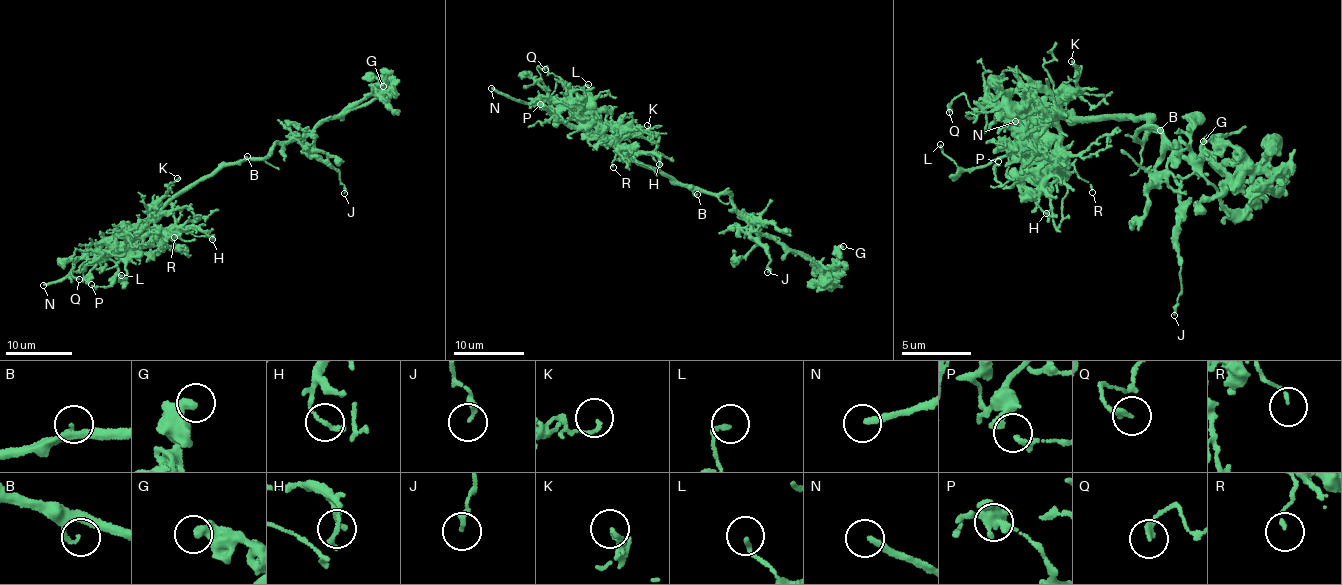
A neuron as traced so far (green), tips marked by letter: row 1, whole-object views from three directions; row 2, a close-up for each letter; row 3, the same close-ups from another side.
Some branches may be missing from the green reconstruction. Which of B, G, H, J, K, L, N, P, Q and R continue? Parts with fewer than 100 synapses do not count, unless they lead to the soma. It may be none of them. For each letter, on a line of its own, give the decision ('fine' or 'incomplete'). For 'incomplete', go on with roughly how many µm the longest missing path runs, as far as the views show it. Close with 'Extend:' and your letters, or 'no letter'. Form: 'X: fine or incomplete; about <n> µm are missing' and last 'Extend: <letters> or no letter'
B: fine
G: fine
H: fine
J: fine
K: fine
L: fine
N: incomplete; about 25 µm are missing
P: fine
Q: fine
R: fine
Extend: N

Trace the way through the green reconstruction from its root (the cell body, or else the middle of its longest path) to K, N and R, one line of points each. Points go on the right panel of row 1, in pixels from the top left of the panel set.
K: (1148, 114), (1088, 115), (1089, 103), (1072, 90), (1078, 88), (1079, 70), (1071, 61)
N: (1148, 114), (1086, 119), (1073, 111), (1041, 118), (1044, 113), (1021, 130), (1015, 121)
R: (1148, 114), (1096, 118), (1080, 97), (1063, 96), (1055, 139), (1092, 192)

